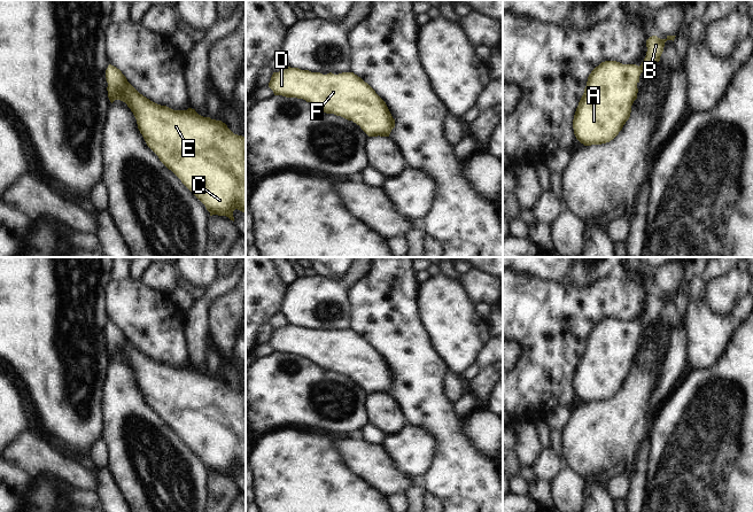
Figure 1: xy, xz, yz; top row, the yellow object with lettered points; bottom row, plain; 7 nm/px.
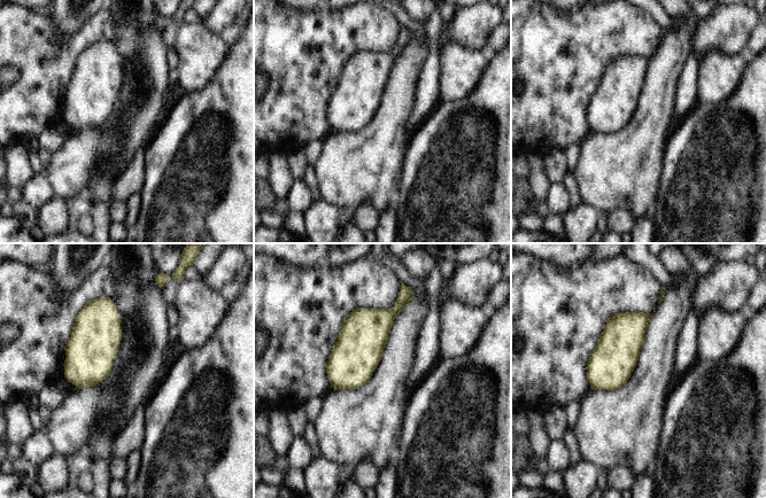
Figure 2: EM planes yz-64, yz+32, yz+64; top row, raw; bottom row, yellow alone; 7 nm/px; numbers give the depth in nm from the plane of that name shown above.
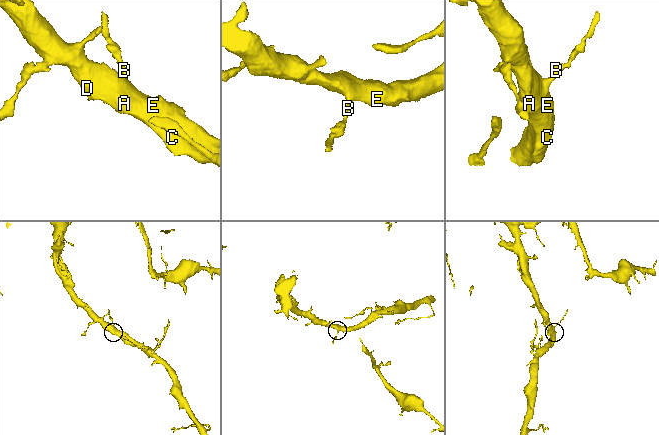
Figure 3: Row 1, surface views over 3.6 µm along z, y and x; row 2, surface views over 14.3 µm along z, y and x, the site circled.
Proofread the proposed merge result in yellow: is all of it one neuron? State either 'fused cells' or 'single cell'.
single cell

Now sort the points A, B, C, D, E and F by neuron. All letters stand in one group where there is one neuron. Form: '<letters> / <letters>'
A B C D E F

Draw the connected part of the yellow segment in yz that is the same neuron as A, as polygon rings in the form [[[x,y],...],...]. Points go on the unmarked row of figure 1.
[[[650,294],[646,313],[639,324],[605,318],[591,328],[573,377],[574,391],[581,401],[601,402],[619,391],[637,356],[641,331],[660,318],[665,300],[674,298],[675,294]]]

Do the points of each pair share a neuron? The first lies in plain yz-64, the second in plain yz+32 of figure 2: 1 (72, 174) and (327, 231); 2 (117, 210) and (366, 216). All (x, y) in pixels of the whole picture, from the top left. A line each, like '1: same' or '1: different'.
1: different
2: same

